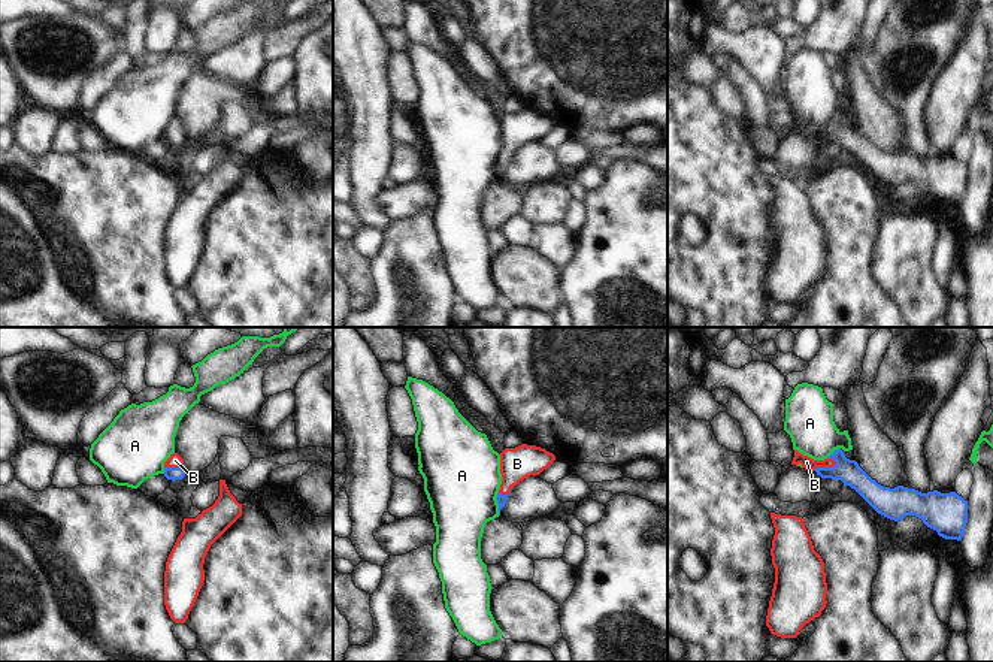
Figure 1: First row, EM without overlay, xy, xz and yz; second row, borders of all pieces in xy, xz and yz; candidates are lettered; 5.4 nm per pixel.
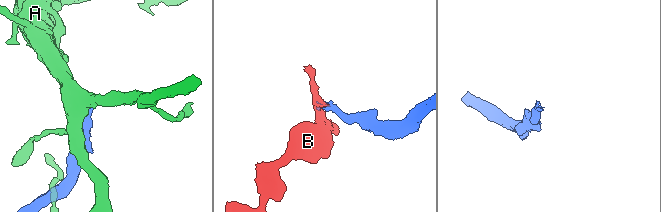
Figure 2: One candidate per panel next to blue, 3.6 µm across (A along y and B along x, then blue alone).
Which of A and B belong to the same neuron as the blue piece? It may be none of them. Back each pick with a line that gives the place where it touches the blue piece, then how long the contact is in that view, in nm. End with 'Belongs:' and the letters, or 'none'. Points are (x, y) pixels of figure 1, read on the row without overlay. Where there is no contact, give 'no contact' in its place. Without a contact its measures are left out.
B: yz (825, 133) | 140 nm
Belongs: B

